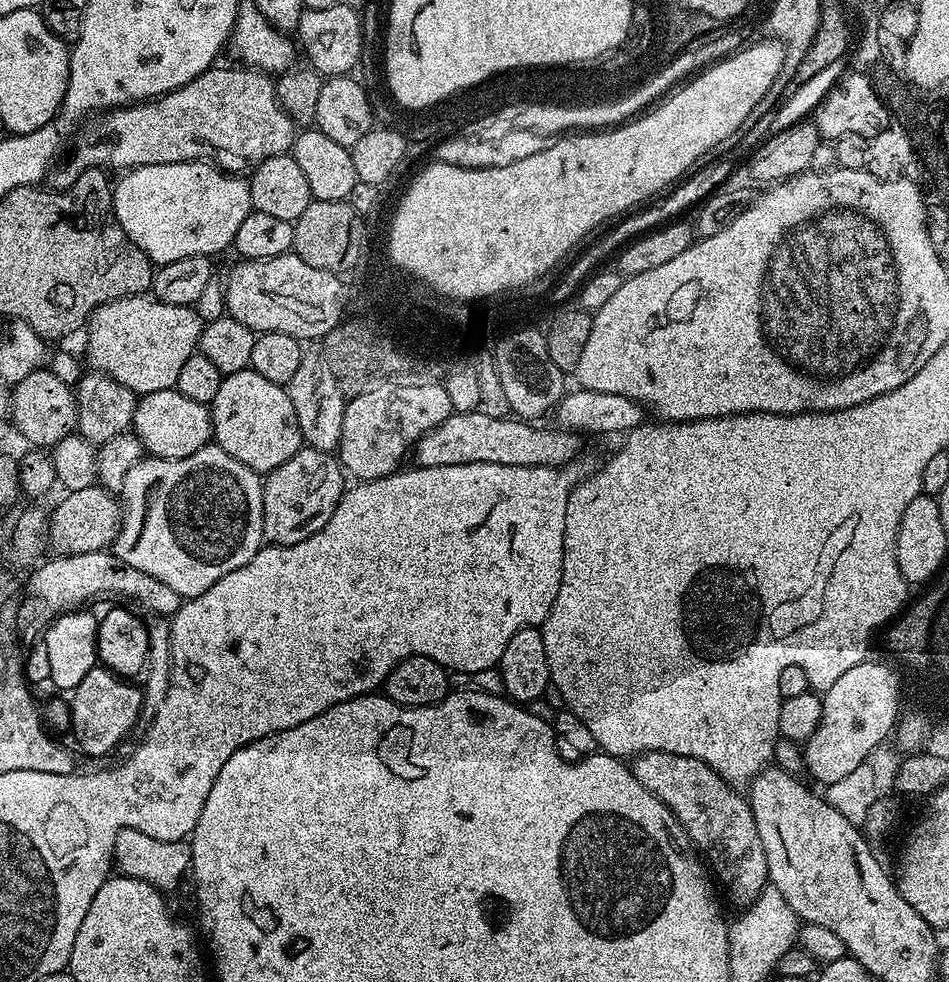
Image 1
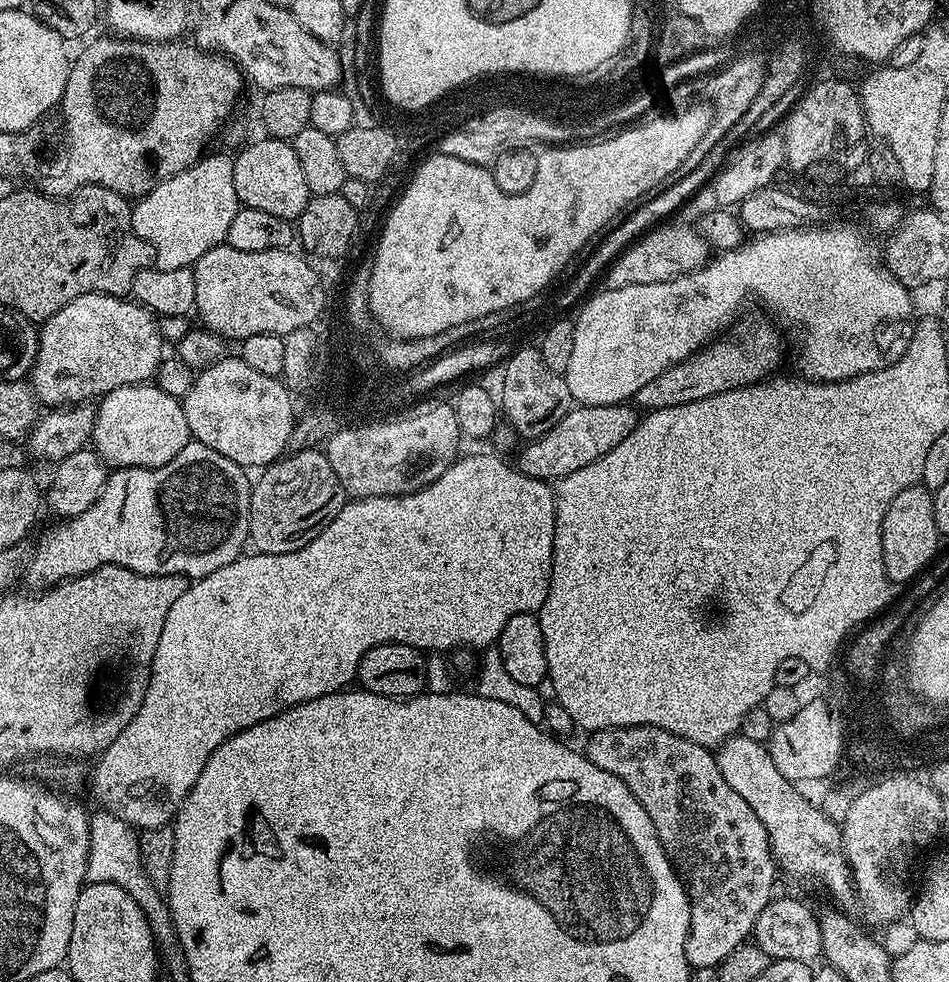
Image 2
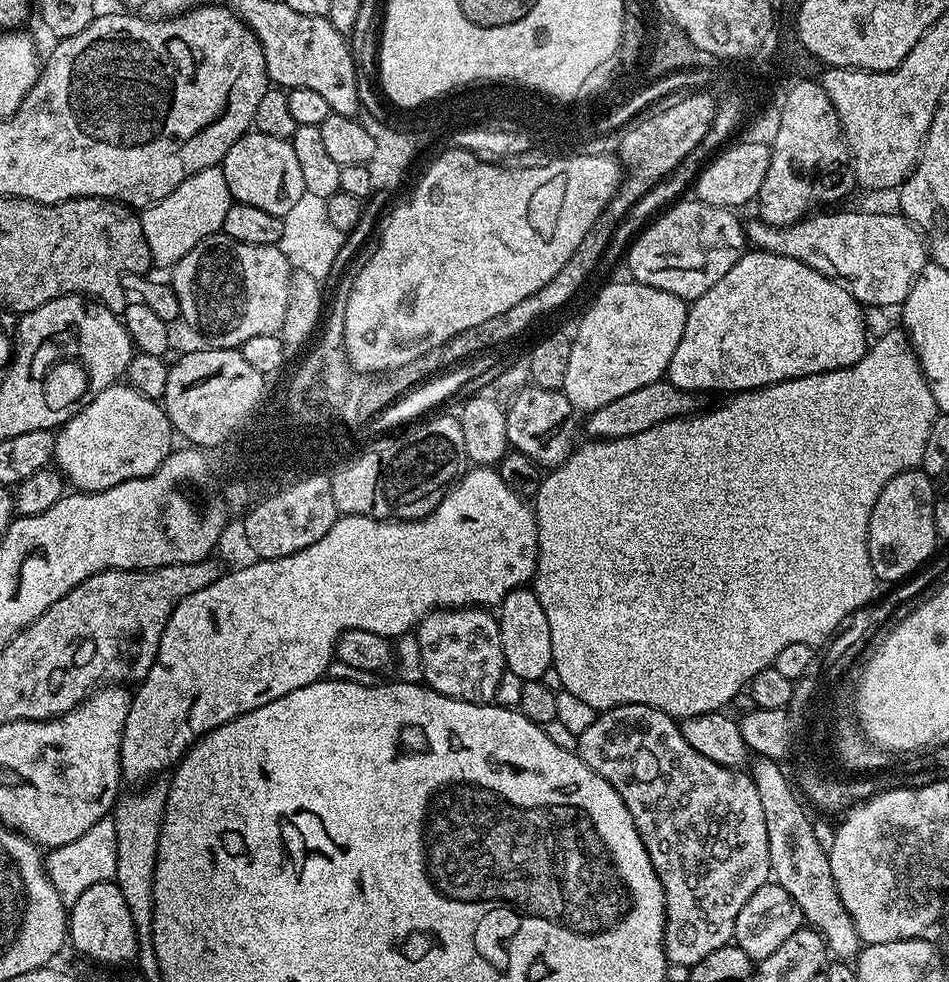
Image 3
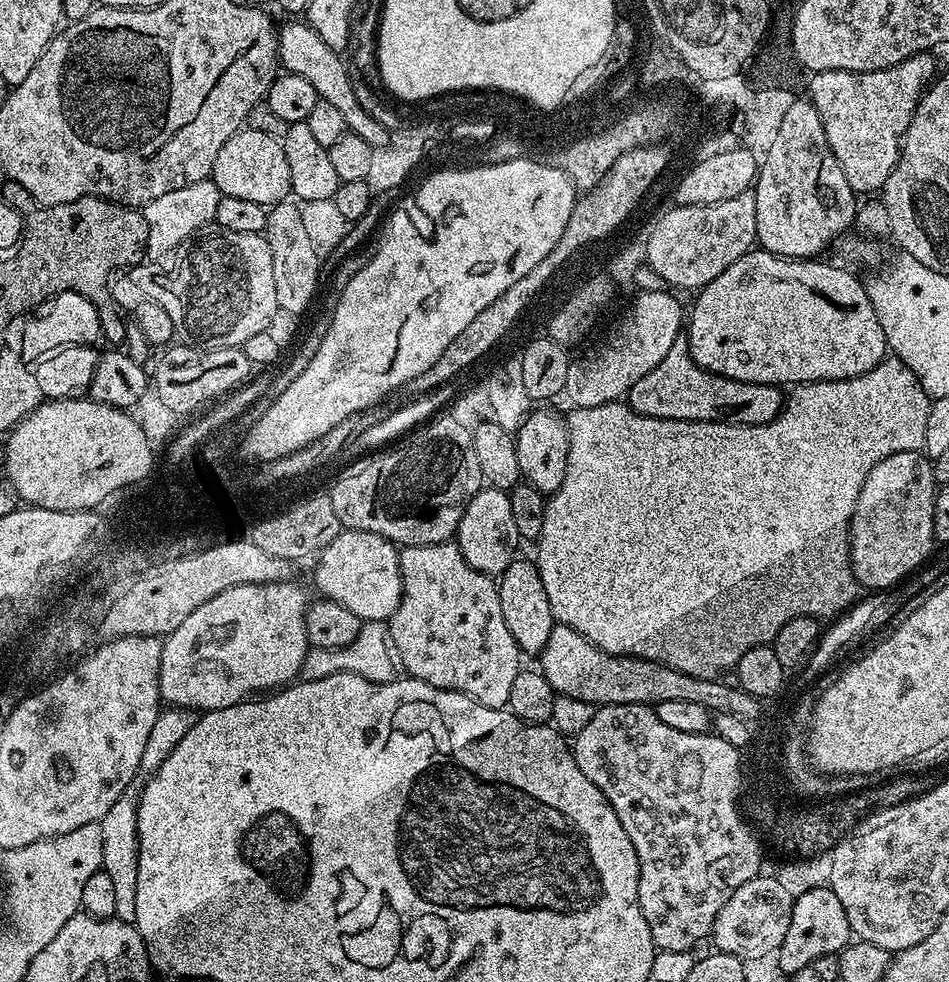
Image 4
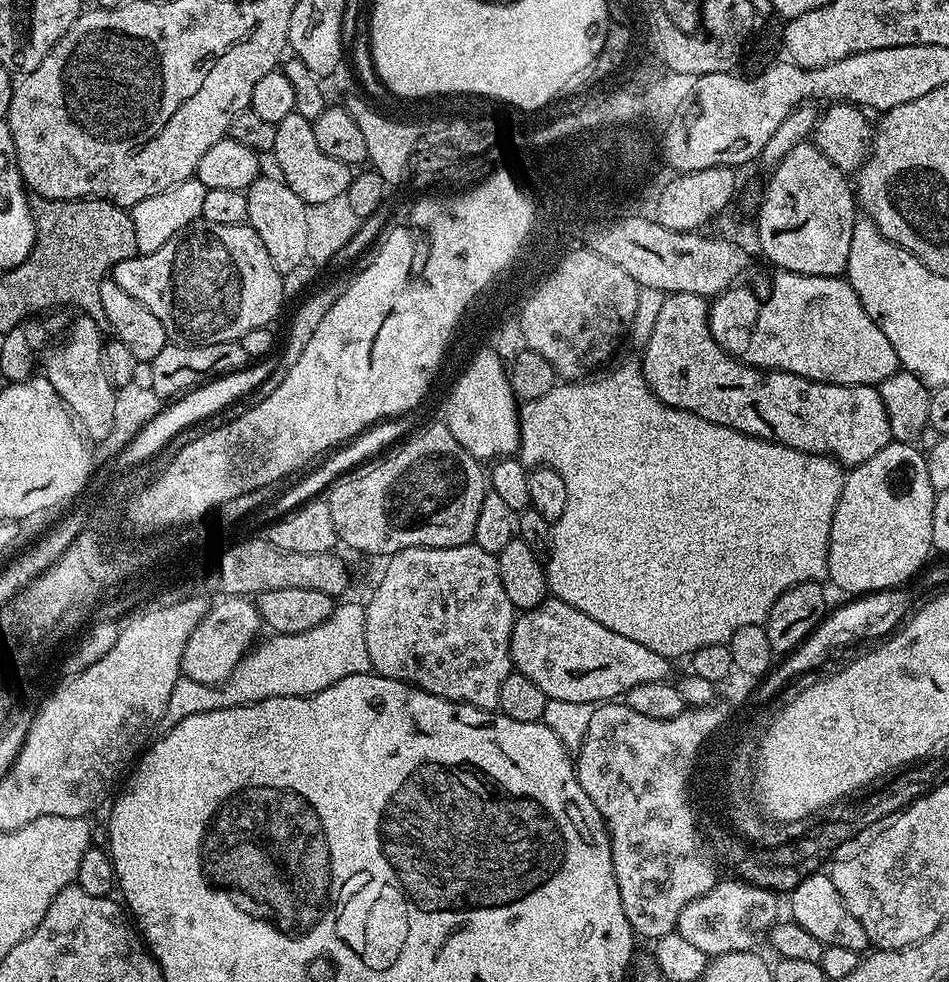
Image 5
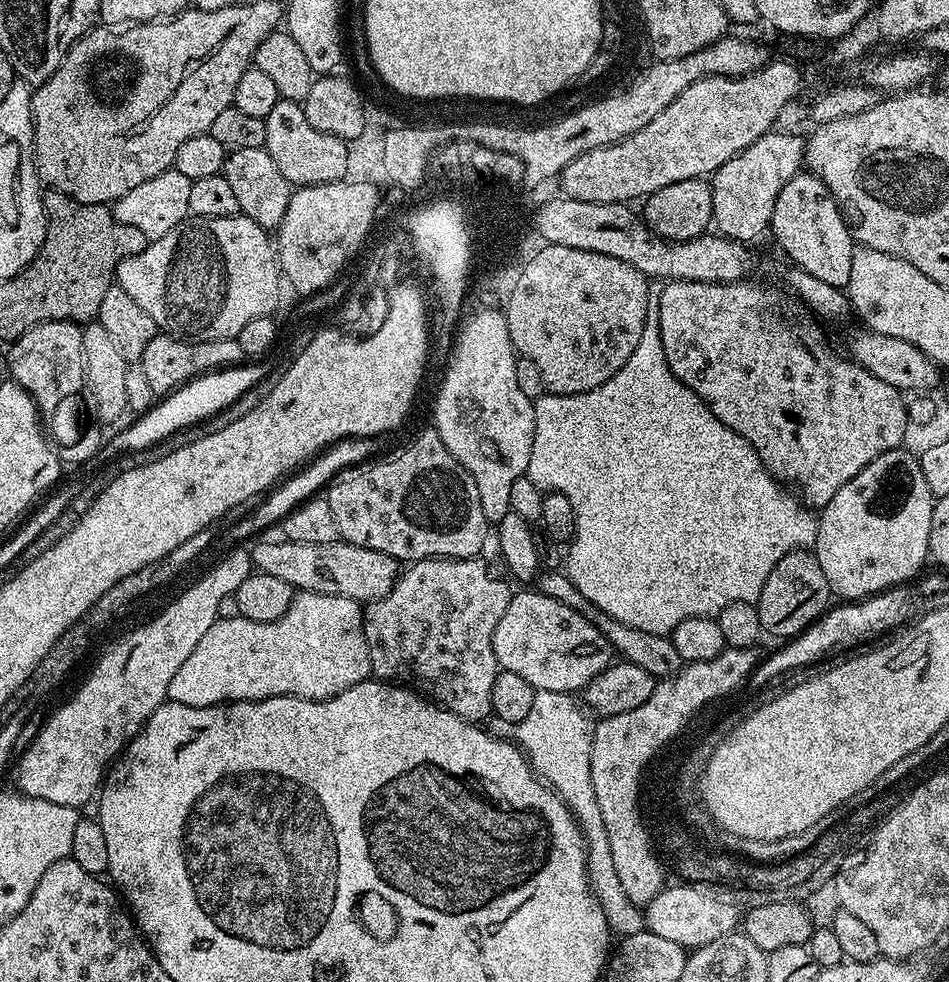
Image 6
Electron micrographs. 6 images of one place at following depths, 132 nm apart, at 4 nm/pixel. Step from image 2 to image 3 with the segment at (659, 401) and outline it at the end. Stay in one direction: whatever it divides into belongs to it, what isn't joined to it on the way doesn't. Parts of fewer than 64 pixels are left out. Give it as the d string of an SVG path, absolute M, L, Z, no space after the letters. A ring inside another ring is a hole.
M763 250L745 251L744 255L738 258L738 262L734 262L734 266L730 266L730 270L726 270L726 274L722 274L722 278L718 278L718 282L714 282L714 286L710 286L710 290L706 290L706 294L702 294L697 300L688 304L686 330L682 330L682 342L678 342L678 350L674 350L674 358L670 358L666 379L669 384L673 384L675 388L681 388L683 392L693 394L724 392L723 394L732 394L737 390L765 388L783 380L793 380L810 374L822 374L830 370L852 368L854 362L861 360L868 353L870 347L868 328L864 325L864 312L865 309L852 297L850 290L846 290L839 280L826 278L826 274L818 274L818 270L814 270L794 258L786 258Z

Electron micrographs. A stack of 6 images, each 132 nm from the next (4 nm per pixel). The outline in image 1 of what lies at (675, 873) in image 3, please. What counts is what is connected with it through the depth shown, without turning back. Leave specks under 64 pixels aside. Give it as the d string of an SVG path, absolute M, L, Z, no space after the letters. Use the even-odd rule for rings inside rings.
M649 752L633 759L630 767L634 778L675 814L714 876L716 871L729 898L739 906L754 903L769 879L766 850L762 850L762 838L758 838L758 826L747 799L698 758Z

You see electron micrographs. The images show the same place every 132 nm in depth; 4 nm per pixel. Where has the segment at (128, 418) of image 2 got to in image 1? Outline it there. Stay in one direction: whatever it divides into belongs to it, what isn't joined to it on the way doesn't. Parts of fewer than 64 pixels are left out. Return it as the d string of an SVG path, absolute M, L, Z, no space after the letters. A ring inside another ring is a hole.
M167 388L137 399L132 428L148 456L163 460L190 458L190 454L202 450L212 440L212 413L209 405L194 402L175 388Z

